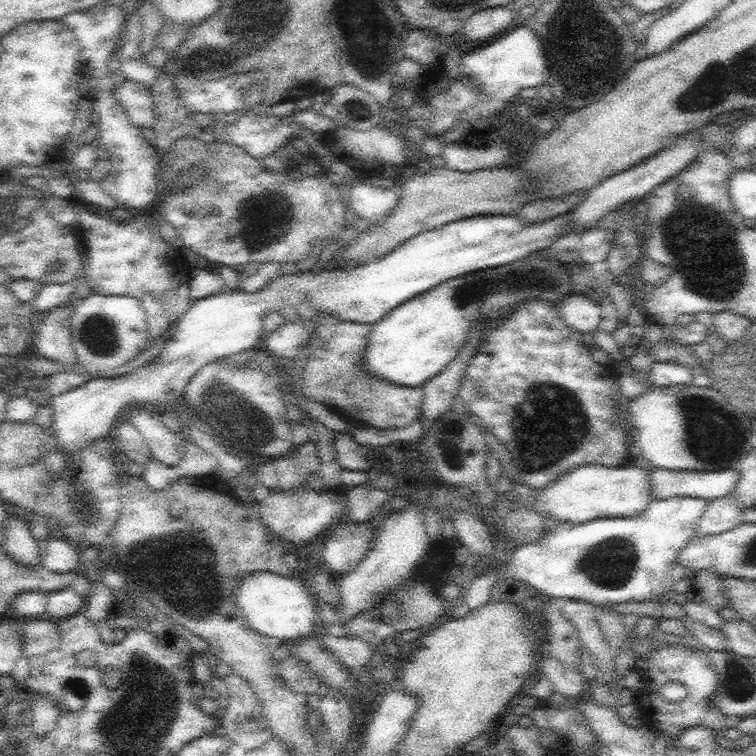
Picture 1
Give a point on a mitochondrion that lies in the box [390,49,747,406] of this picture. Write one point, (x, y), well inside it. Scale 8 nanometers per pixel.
(694, 244)

